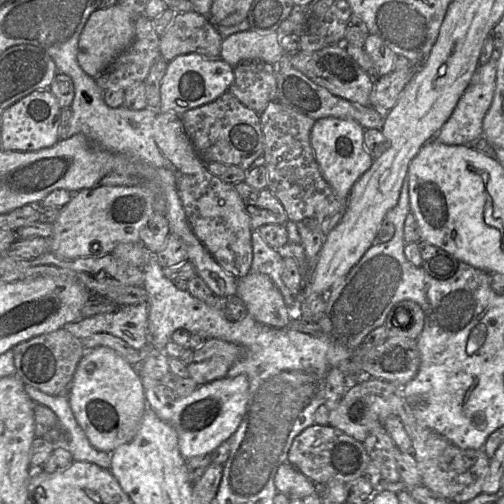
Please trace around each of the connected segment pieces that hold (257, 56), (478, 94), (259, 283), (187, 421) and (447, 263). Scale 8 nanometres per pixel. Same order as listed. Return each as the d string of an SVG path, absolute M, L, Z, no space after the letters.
M247 30L225 38L221 45L220 59L232 67L245 61L275 63L284 50L279 43L279 33L262 35Z
M497 58L479 65L452 115L433 139L446 145L469 145L483 138L483 119L492 103L496 88Z
M249 272L237 279L237 293L247 312L259 323L283 329L290 322L284 298L269 276Z
M150 343L147 346L149 355L132 366L142 380L148 408L176 430L179 450L185 459L210 454L234 434L245 415L249 395L248 377L241 374L233 378L218 379L198 386L191 395L185 398L171 400L159 389L160 382L149 376L155 365L155 349Z
M424 241L419 242L422 268L438 280L452 277L458 268L459 261L443 249Z

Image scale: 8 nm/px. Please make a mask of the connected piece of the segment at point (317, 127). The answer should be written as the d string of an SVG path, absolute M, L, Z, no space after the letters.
M327 117L327 118L322 118L322 119L317 120L317 121L315 122L315 124L313 125L313 128L312 128L312 130L311 130L311 137L310 137L310 140L311 140L311 147L312 147L312 150L313 150L313 153L314 153L315 160L316 160L318 166L319 166L319 169L320 169L320 171L321 171L323 177L324 177L324 179L325 179L325 180L327 181L327 183L332 187L332 189L333 189L334 192L337 194L337 196L338 196L339 198L341 198L342 200L344 200L344 210L342 210L342 211L340 211L340 212L334 214L333 216L330 216L330 217L328 217L328 218L325 218L323 221L320 222L320 231L321 231L321 233L322 233L324 236L326 236L326 235L327 235L334 227L336 227L337 224L340 222L340 220L341 220L341 218L342 218L342 216L343 216L343 214L344 214L344 211L345 211L345 209L346 209L346 206L347 206L349 194L350 194L350 192L351 192L351 190L352 190L354 184L356 183L356 181L357 181L367 170L369 170L369 168L370 168L370 167L372 166L372 164L373 164L374 159L373 159L373 157L370 155L370 153L367 151L366 147L364 146L364 131L365 131L365 129L364 129L361 125L359 125L358 123L356 123L355 121L351 121L351 120L347 120L347 119L334 118L334 117Z

